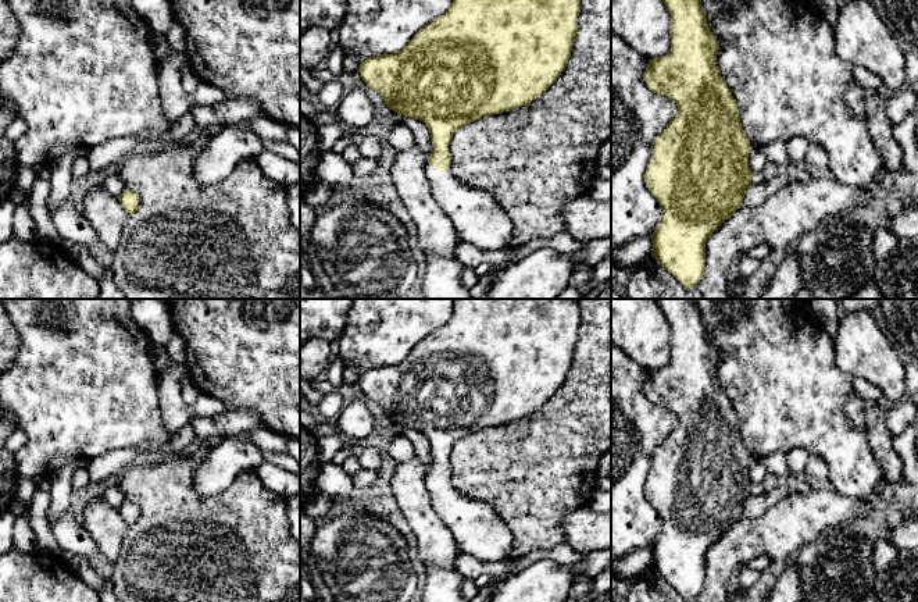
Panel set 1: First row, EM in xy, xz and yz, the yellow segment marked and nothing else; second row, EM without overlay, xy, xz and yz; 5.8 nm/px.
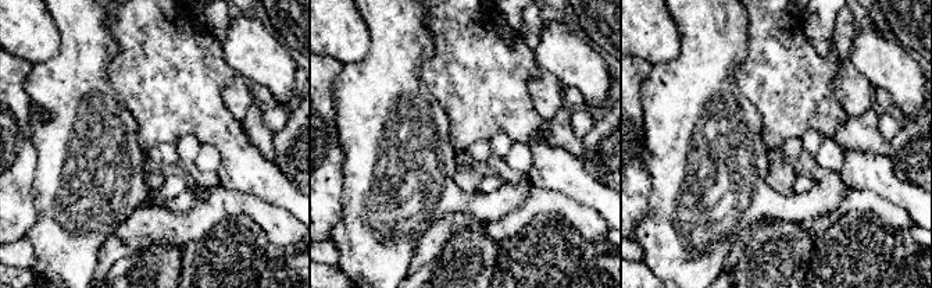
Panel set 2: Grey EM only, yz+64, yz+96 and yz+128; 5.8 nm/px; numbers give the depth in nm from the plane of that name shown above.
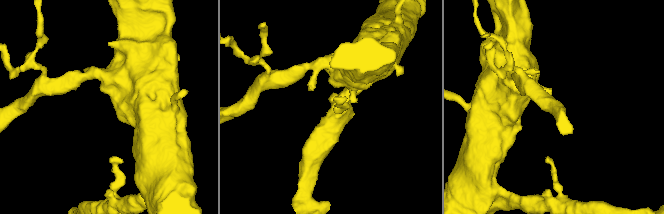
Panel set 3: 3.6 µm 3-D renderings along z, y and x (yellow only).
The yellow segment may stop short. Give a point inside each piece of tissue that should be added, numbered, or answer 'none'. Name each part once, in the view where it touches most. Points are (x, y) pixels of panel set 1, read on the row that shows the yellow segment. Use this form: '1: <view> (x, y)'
1: xz (478, 218)

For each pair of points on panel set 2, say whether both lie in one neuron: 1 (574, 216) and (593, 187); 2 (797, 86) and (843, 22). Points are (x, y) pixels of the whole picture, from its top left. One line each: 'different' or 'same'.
1: different
2: different

